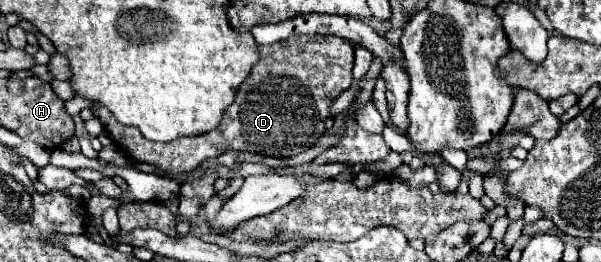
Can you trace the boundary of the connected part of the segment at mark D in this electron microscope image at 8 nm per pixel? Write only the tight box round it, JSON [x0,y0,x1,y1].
[93,35,353,173]

